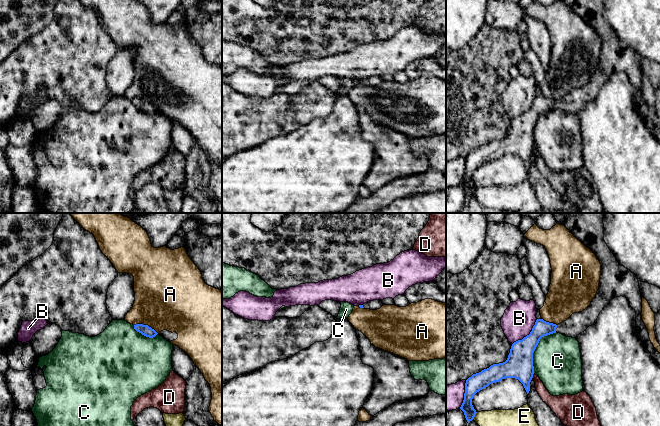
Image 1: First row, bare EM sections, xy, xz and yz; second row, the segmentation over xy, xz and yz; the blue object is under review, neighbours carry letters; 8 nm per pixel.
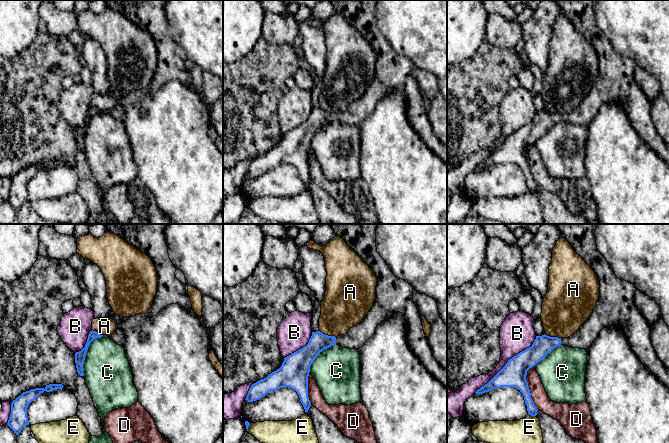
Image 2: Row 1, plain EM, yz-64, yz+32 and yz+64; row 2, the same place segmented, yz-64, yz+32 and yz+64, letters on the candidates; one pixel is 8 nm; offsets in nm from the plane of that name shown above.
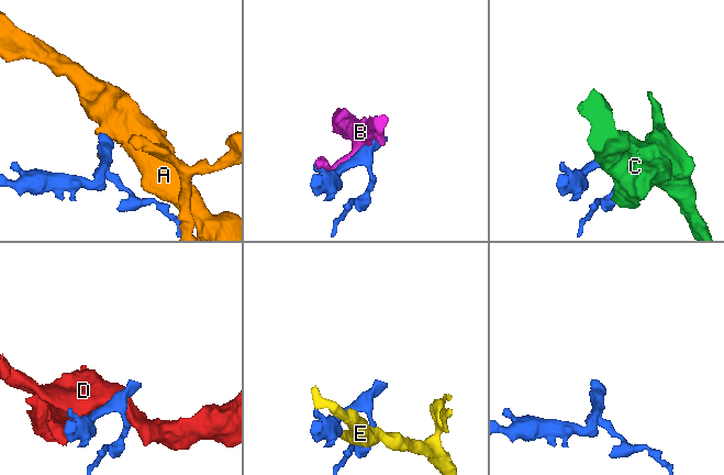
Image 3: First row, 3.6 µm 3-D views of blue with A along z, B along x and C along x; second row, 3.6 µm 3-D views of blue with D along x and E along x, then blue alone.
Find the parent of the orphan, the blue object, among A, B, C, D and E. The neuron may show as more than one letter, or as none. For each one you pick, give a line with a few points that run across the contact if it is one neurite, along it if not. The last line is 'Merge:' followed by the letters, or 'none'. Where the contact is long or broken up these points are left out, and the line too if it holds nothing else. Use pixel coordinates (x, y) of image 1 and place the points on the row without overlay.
Merge: none

